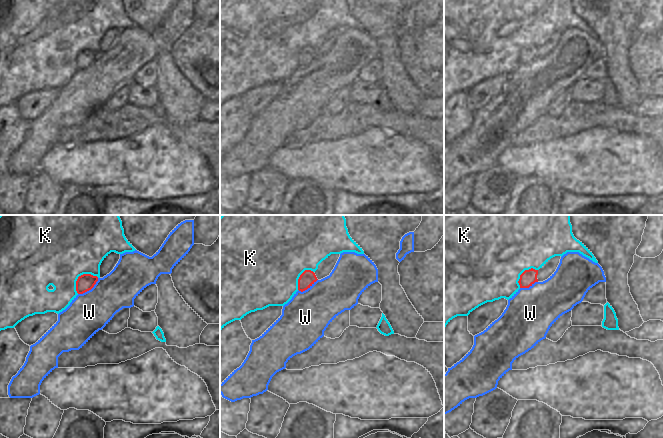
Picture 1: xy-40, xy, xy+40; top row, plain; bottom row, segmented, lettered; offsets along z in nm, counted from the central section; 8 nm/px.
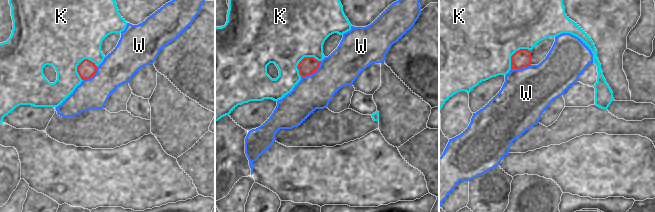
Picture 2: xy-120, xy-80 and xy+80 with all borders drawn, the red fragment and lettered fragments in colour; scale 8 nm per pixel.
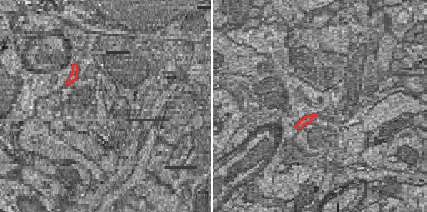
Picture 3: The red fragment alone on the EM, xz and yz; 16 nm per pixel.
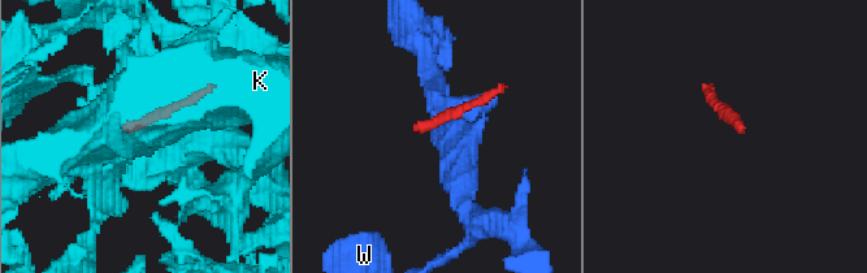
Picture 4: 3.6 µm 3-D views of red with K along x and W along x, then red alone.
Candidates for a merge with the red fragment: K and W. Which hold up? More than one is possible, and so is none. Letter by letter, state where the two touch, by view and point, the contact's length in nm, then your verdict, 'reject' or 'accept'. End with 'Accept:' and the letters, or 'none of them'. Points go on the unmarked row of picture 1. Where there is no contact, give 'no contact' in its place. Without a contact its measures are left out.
K: xy-40 (81, 51) | 220 nm | reject
W: xy-40 (89, 65) | 220 nm | reject
Accept: none of them

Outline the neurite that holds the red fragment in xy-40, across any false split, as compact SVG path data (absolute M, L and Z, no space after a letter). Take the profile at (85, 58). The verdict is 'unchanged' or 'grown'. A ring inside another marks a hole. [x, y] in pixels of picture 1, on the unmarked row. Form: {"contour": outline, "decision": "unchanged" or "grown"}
{"contour": "M83 50L83 51L79 52L76 57L77 69L83 70L83 69L91 66L97 57L98 57L98 53L93 52L91 50Z", "decision": "unchanged"}

